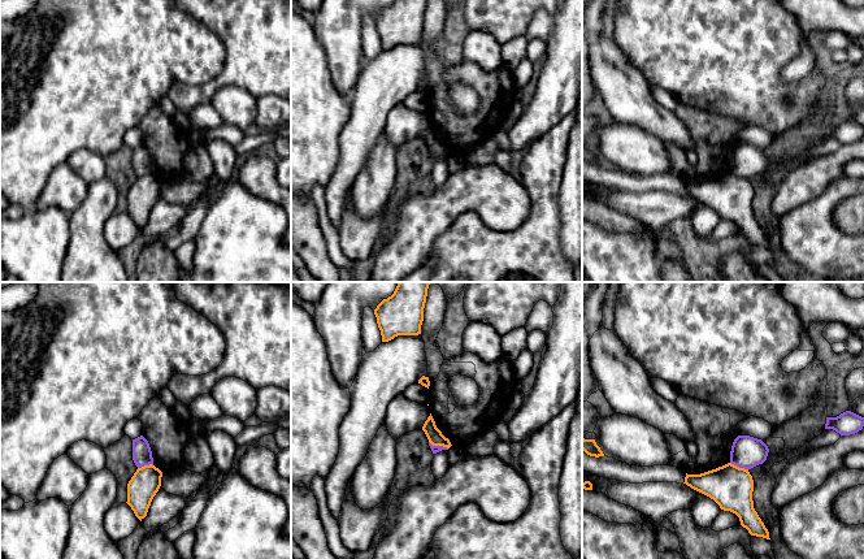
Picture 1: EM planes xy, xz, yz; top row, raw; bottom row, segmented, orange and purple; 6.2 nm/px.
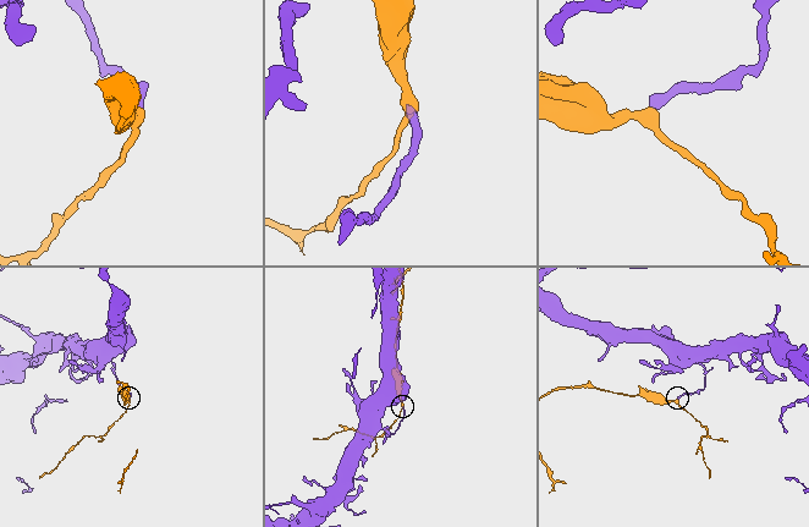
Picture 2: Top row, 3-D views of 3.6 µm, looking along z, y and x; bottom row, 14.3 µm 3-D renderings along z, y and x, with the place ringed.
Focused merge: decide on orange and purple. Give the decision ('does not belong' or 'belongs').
does not belong

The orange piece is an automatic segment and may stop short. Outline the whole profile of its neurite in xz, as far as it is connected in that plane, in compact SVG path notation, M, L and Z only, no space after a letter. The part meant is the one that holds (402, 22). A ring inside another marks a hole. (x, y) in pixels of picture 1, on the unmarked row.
M394 0L377 14L374 23L382 51L421 43L426 5L427 0Z

